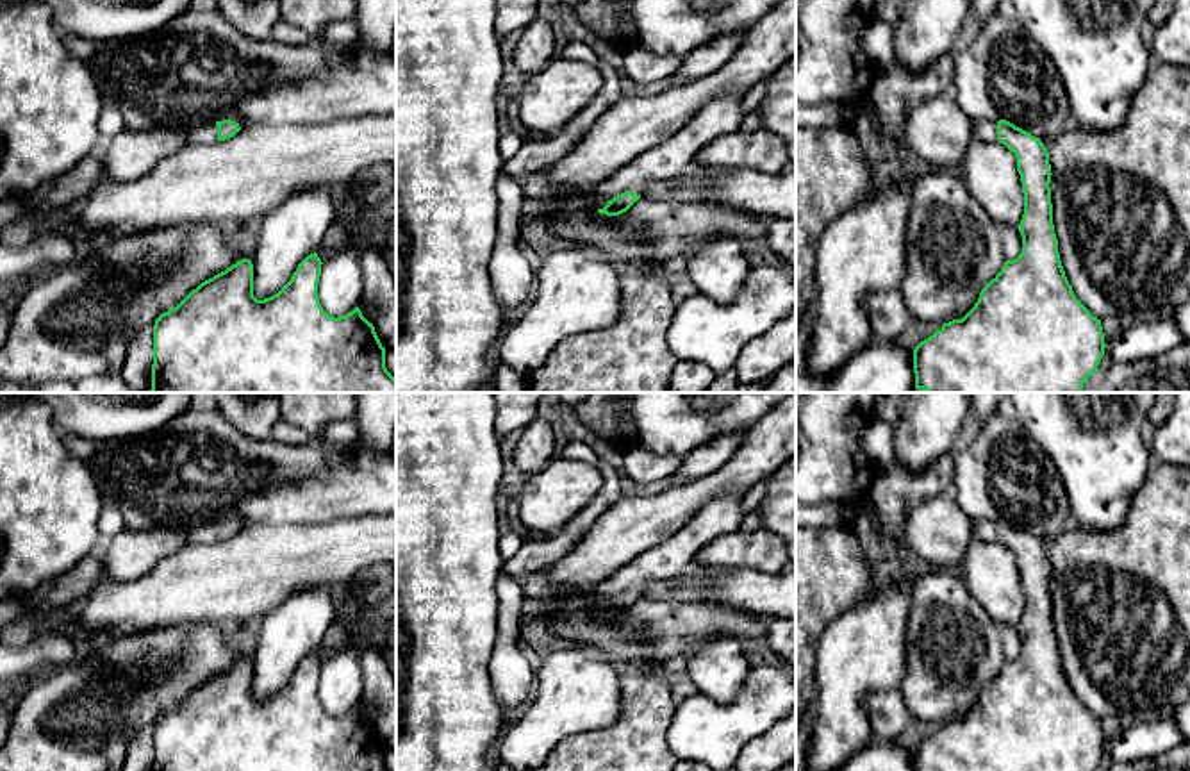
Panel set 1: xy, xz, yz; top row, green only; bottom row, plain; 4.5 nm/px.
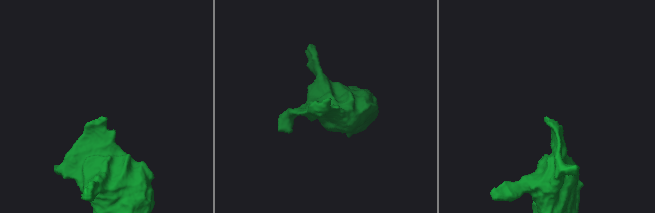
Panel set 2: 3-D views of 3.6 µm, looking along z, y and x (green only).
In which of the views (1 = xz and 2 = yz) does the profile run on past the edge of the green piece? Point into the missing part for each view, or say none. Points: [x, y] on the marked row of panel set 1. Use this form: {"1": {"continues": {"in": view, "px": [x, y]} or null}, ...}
{"1": {"continues": {"in": "xz", "px": [719, 116]}}, "2": {"continues": {"in": "yz", "px": [982, 129]}}}

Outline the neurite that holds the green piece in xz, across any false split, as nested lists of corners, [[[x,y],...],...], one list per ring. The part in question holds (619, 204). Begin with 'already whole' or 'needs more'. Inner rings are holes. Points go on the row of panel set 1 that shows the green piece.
needs more | [[[730,93],[708,100],[665,141],[635,155],[612,177],[599,182],[587,205],[607,216],[626,212],[655,180],[667,180],[694,166],[696,153],[708,143],[737,132],[742,121],[744,95]]]

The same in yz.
needs more | [[[972,120],[974,139],[999,141],[1017,157],[1024,189],[1024,214],[1019,223],[1022,252],[1006,261],[1001,271],[981,289],[974,307],[962,318],[944,323],[913,350],[915,389],[926,393],[1083,393],[1083,384],[1097,371],[1104,355],[1101,319],[1076,298],[1069,284],[1053,225],[1051,164],[1044,143],[1006,120]]]

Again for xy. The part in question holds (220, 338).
already whole | [[[318,253],[307,255],[291,280],[273,296],[253,296],[253,264],[241,259],[202,282],[153,325],[152,393],[396,393],[396,378],[385,368],[385,348],[373,323],[359,307],[334,318],[318,298],[321,277]]]

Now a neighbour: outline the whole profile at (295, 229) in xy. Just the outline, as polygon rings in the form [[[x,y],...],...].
[[[296,189],[255,223],[259,243],[250,255],[253,296],[264,300],[291,280],[298,264],[319,248],[335,223],[334,189]]]

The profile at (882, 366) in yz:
[[[874,341],[830,375],[796,375],[796,393],[912,393],[913,350]]]

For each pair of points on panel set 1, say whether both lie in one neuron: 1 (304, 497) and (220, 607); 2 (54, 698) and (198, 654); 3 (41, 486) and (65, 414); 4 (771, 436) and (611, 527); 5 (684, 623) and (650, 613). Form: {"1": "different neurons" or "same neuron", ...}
{"1": "different neurons", "2": "same neuron", "3": "different neurons", "4": "same neuron", "5": "same neuron"}

